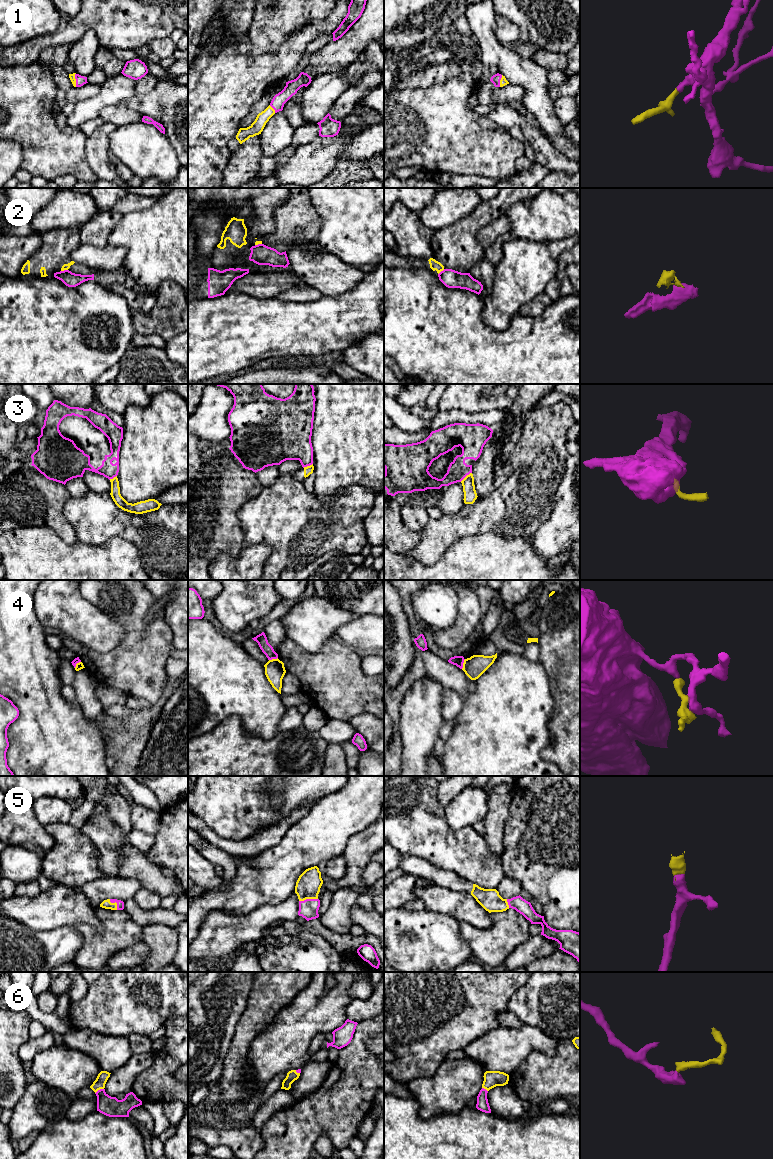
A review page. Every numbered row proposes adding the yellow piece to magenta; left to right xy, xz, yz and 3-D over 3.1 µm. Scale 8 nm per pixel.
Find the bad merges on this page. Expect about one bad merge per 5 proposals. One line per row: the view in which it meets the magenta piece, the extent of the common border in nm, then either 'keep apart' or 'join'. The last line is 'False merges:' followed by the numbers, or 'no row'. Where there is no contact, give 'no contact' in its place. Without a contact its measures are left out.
1: contact in xy; length 110 nm; join
2: contact in xy; length 60 nm; keep apart
3: contact in yz; length 120 nm; keep apart
4: contact in yz; length 90 nm; keep apart
5: contact in xz; length 150 nm; join
6: contact in xy; length 80 nm; join
False merges: 2, 3, 4

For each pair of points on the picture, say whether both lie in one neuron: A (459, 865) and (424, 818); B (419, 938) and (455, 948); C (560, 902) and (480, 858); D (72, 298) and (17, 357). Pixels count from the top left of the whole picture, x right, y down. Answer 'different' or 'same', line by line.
A: same
B: same
C: different
D: same

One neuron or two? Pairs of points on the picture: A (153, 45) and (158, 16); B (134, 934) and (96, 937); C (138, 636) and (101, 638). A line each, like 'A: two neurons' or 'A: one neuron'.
A: two neurons
B: one neuron
C: two neurons

